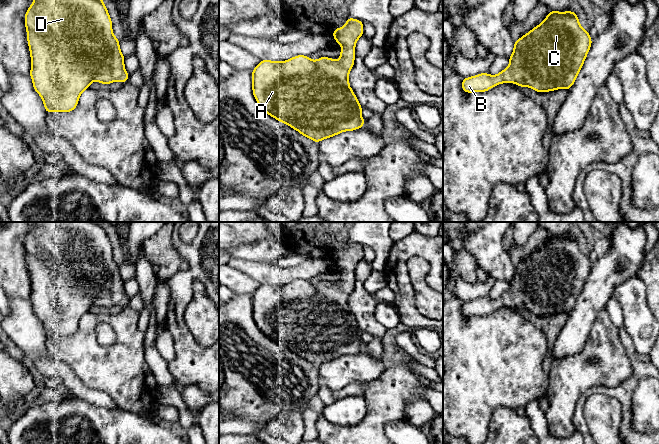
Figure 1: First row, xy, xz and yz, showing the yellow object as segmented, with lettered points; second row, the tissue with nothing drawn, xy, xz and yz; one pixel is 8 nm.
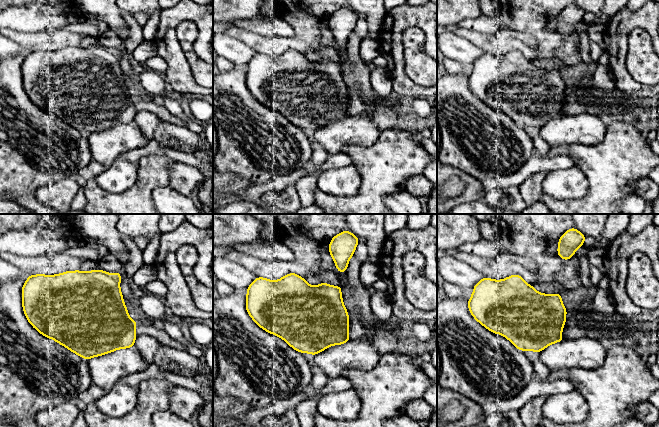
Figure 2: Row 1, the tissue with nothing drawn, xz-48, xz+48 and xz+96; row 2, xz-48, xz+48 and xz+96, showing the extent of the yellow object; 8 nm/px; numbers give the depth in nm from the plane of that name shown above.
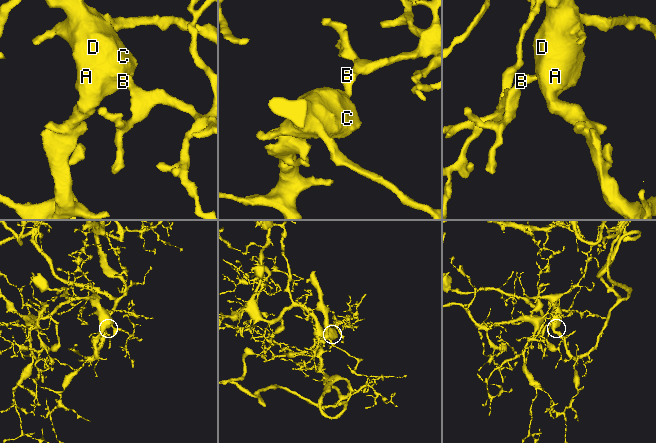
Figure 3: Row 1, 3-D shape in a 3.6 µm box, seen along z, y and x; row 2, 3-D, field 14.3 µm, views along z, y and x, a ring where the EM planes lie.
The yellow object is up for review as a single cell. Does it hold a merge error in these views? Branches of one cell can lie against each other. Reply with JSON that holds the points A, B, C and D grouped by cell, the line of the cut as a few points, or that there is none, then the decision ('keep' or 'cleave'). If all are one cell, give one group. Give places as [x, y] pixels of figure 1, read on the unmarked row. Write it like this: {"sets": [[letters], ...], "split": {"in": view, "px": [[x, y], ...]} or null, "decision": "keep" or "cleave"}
{"sets": [["A", "B", "C", "D"]], "split": null, "decision": "keep"}

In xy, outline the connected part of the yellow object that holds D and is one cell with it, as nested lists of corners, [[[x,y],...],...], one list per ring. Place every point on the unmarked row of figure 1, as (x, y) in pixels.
[[[34,222],[25,237],[25,251],[32,288],[30,300],[46,337],[73,335],[81,317],[92,305],[104,309],[127,306],[129,298],[124,291],[125,280],[121,277],[119,264],[113,259],[110,239],[100,222]]]

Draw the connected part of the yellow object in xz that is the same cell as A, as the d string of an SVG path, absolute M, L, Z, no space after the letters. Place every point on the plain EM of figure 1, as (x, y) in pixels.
M348 241L343 251L333 254L335 265L342 270L339 285L327 281L313 285L304 279L282 286L262 284L252 295L252 316L258 329L273 342L288 348L316 367L341 356L363 351L363 331L349 310L355 268L362 259L363 246Z

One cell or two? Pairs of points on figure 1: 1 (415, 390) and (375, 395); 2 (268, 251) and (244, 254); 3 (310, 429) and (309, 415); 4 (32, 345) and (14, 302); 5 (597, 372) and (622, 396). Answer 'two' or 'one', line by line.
1: one
2: one
3: one
4: one
5: two

